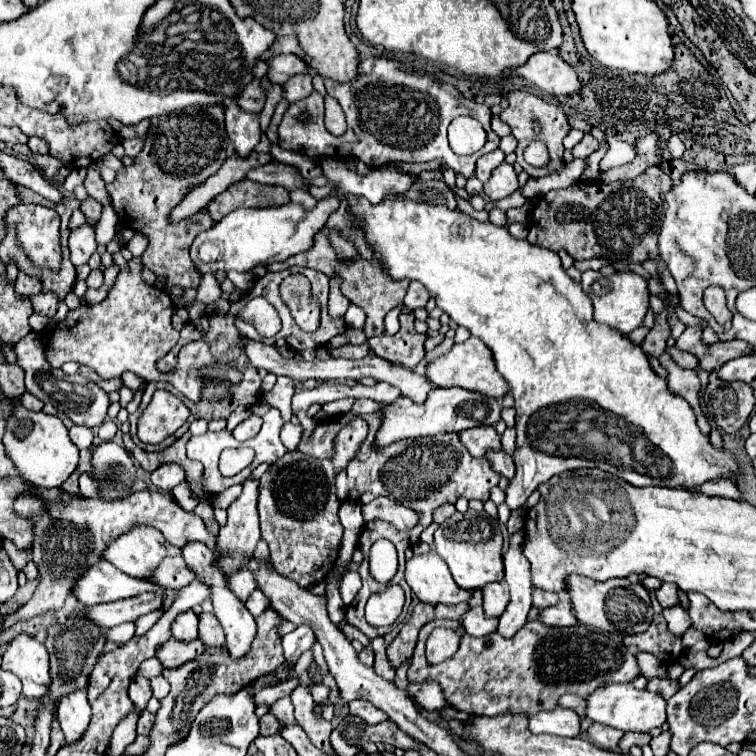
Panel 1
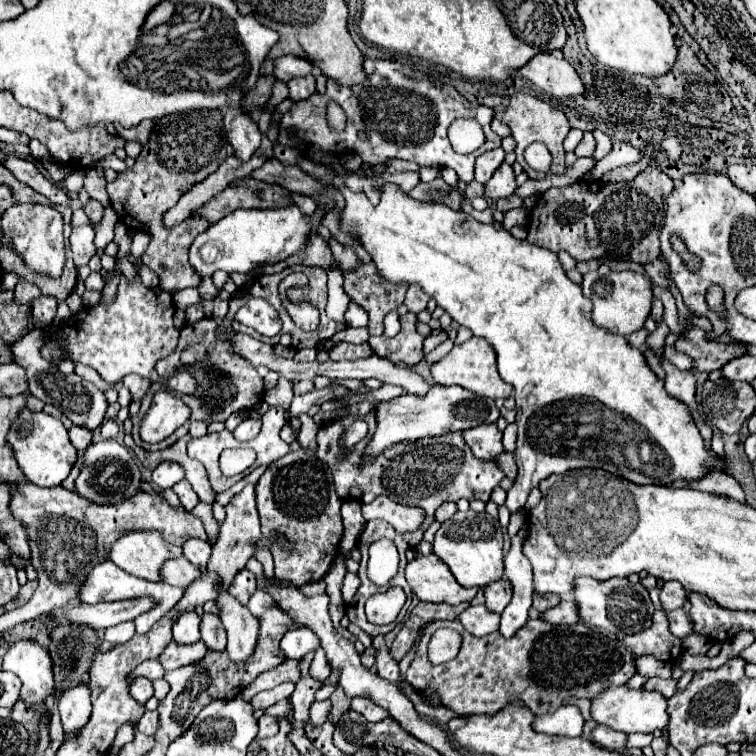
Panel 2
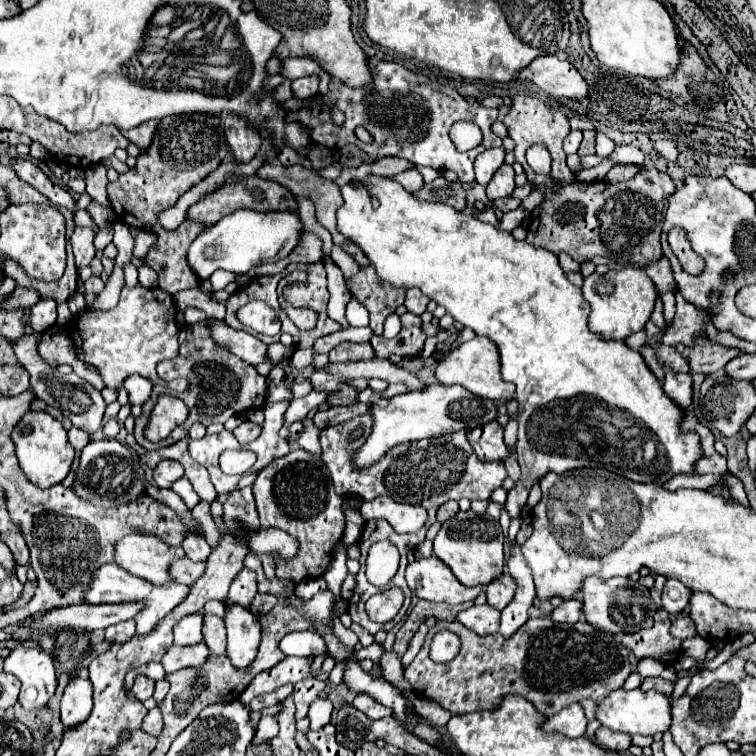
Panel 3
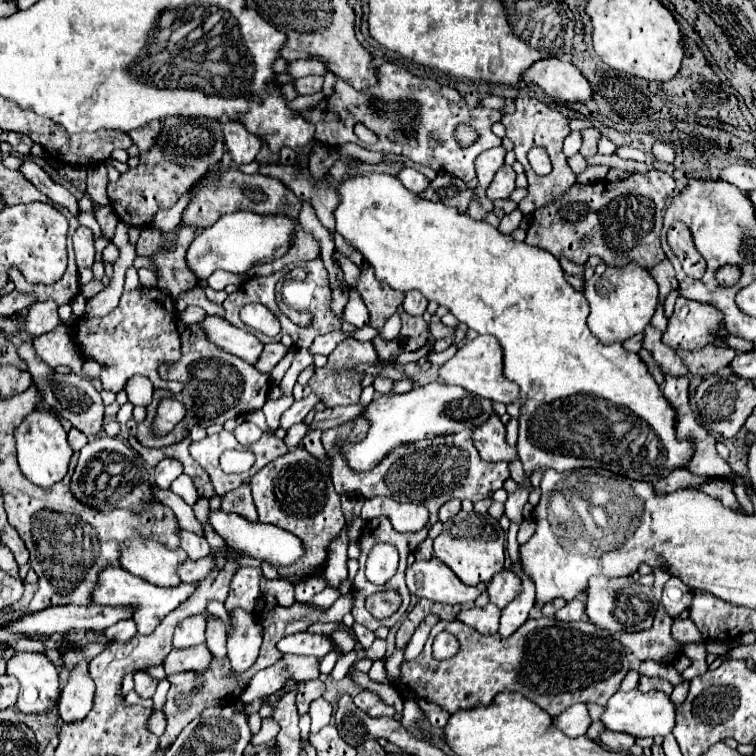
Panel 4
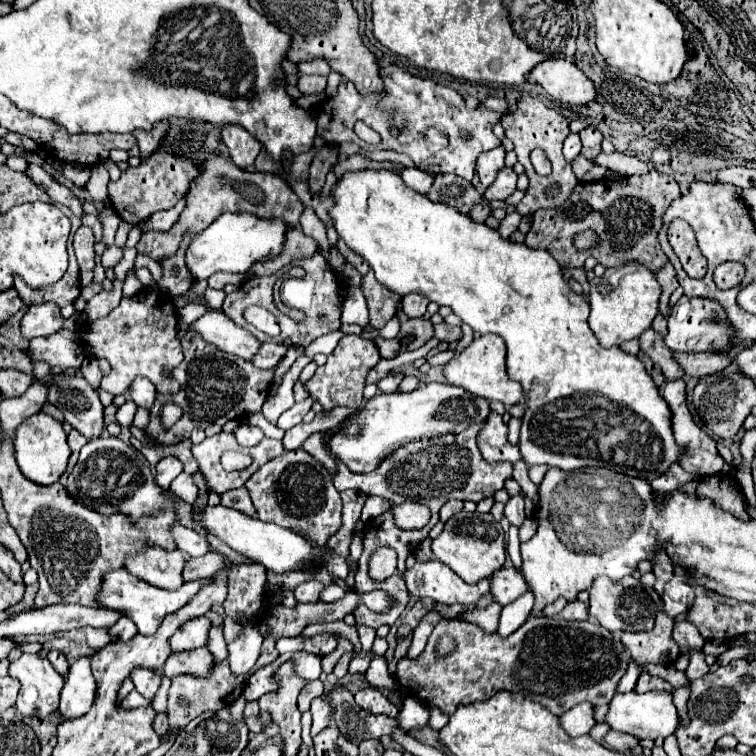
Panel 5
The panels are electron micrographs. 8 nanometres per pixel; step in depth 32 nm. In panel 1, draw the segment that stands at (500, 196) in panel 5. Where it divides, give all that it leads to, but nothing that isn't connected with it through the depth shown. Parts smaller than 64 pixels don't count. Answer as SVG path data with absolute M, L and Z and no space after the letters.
M500 164L500 168L496 168L496 172L492 172L490 180L484 184L484 194L488 200L500 200L510 196L512 192L516 192L518 180L516 180L516 172L510 164Z

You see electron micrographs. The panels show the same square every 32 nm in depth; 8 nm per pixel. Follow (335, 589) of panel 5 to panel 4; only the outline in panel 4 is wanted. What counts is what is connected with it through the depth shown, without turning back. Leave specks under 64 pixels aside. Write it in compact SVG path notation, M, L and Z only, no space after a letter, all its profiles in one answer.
M326 586L320 594L316 594L316 600L312 600L312 604L314 606L320 606L320 608L328 608L328 606L332 606L338 598L342 596L342 592L338 590L338 588L332 588L332 586Z

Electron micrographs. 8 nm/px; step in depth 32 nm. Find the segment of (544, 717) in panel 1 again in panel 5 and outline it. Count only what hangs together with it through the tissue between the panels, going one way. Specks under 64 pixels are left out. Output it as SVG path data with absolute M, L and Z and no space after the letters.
M584 702L584 704L578 704L576 708L568 710L566 714L560 716L560 722L562 722L562 728L570 734L570 736L582 736L582 734L588 734L594 724L596 724L596 718L594 718L594 706Z

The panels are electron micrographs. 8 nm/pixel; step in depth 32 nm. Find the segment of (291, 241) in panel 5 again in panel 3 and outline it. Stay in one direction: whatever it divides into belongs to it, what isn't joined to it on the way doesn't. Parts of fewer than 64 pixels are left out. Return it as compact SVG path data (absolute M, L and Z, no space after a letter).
M302 232L298 246L296 246L286 258L274 262L274 264L272 264L272 272L264 272L264 274L282 272L290 262L308 264L308 262L316 262L316 260L322 260L322 242L320 242L320 238L316 238L314 234Z

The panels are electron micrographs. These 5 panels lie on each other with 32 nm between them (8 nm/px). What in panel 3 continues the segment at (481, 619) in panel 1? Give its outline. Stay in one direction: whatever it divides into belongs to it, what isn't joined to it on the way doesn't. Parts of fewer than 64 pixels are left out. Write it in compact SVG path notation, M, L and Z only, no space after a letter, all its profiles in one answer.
M488 604L473 605L472 608L460 612L458 620L480 636L497 633L500 625L499 611Z

